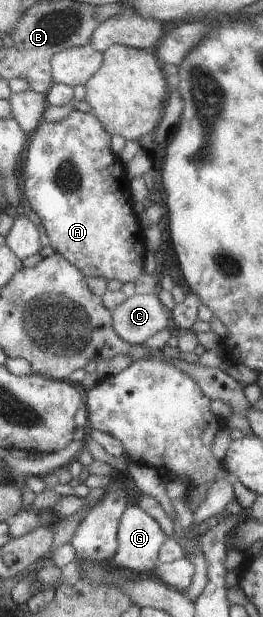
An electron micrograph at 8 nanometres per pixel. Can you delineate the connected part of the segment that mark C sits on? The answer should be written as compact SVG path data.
M155 291L132 294L111 313L115 334L127 344L141 344L154 333L170 327L170 312L160 303Z

